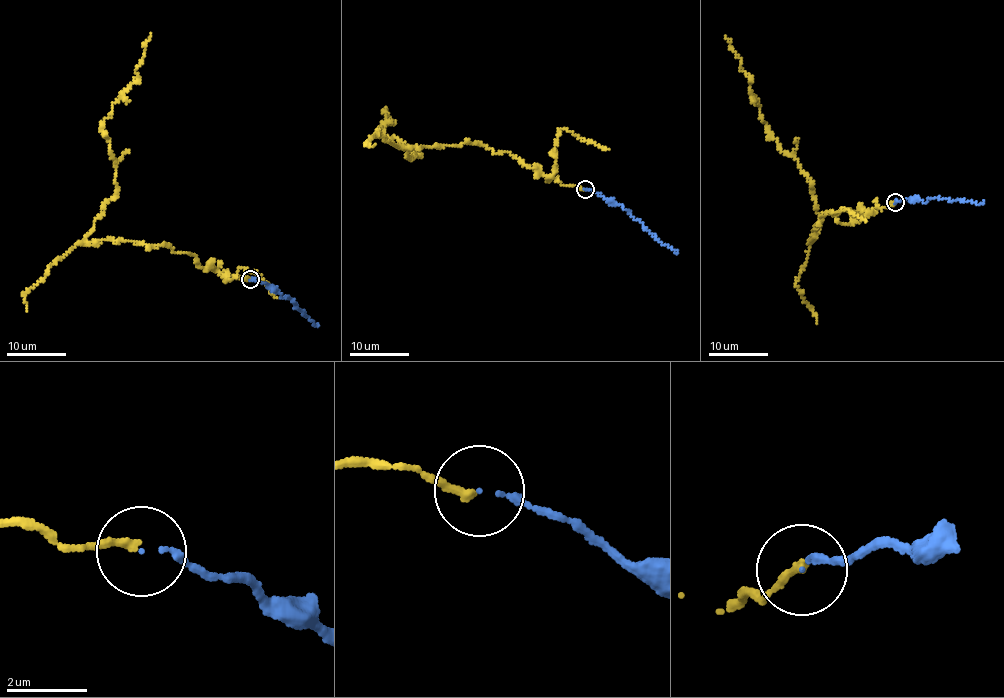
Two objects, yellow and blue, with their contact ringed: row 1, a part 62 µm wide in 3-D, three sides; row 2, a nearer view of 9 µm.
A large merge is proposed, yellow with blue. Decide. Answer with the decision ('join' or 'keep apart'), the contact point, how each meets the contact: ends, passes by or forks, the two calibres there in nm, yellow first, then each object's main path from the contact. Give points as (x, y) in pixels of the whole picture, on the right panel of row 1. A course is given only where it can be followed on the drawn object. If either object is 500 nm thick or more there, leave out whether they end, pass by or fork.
join; at (895, 202); yellow ends there; blue ends there; 200 nm thick on the yellow side, 80 nm on the other; yellow runs (894, 203), (862, 216), (825, 214), (812, 237), (820, 222), (809, 178), (769, 132), (726, 36); blue runs (894, 203), (896, 200), (900, 202), (913, 198), (926, 202), (938, 196), (953, 202), (983, 201)

